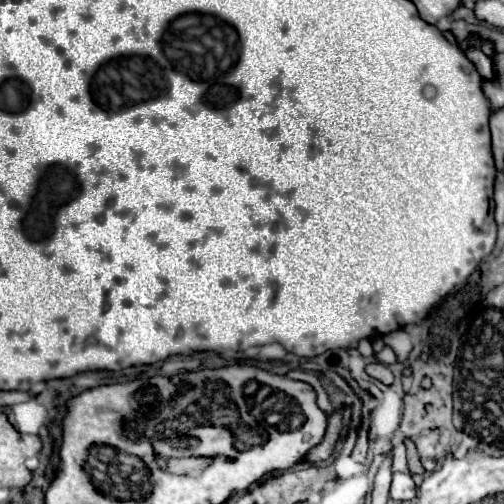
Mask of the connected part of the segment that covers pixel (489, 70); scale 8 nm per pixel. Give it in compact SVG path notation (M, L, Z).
M469 49L467 51L467 57L469 57L469 61L477 67L477 71L479 71L479 75L483 77L483 79L493 79L493 63L491 63L491 57L487 57L483 51L479 51L479 49Z

